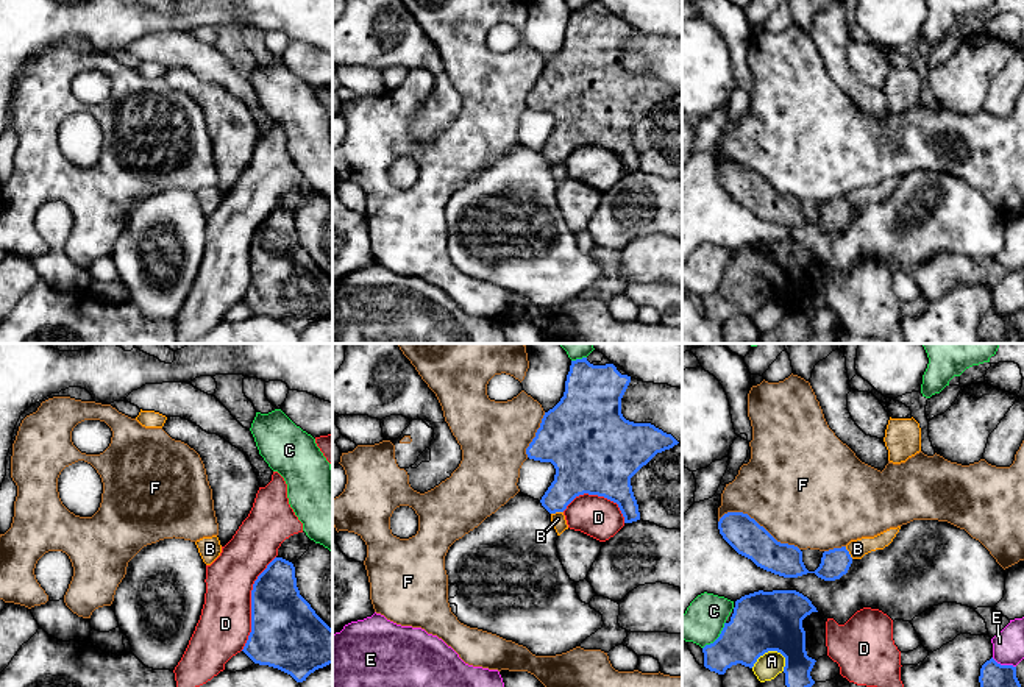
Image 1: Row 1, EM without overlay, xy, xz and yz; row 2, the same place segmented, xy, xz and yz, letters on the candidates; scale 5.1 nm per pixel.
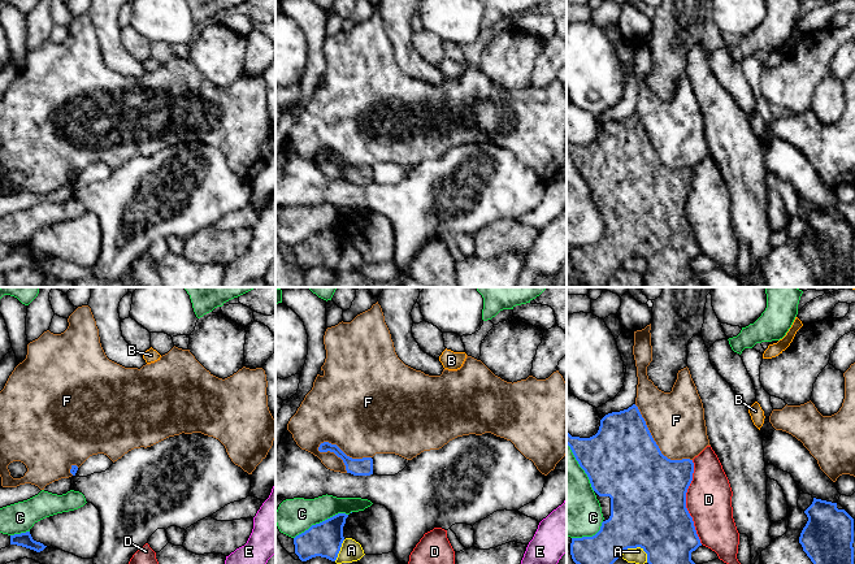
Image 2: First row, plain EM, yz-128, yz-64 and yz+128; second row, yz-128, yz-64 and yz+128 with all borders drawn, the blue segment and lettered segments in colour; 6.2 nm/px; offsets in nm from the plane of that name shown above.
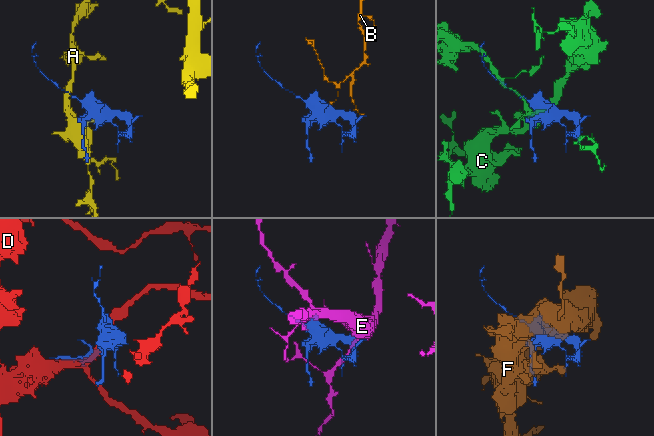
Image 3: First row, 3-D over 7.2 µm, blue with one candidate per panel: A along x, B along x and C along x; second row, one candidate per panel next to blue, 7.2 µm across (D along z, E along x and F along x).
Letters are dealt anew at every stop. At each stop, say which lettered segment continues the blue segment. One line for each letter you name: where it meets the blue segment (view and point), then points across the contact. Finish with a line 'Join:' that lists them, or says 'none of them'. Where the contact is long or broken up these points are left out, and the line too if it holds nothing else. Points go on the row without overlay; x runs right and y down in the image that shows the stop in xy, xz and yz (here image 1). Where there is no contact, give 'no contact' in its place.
Join: none of them

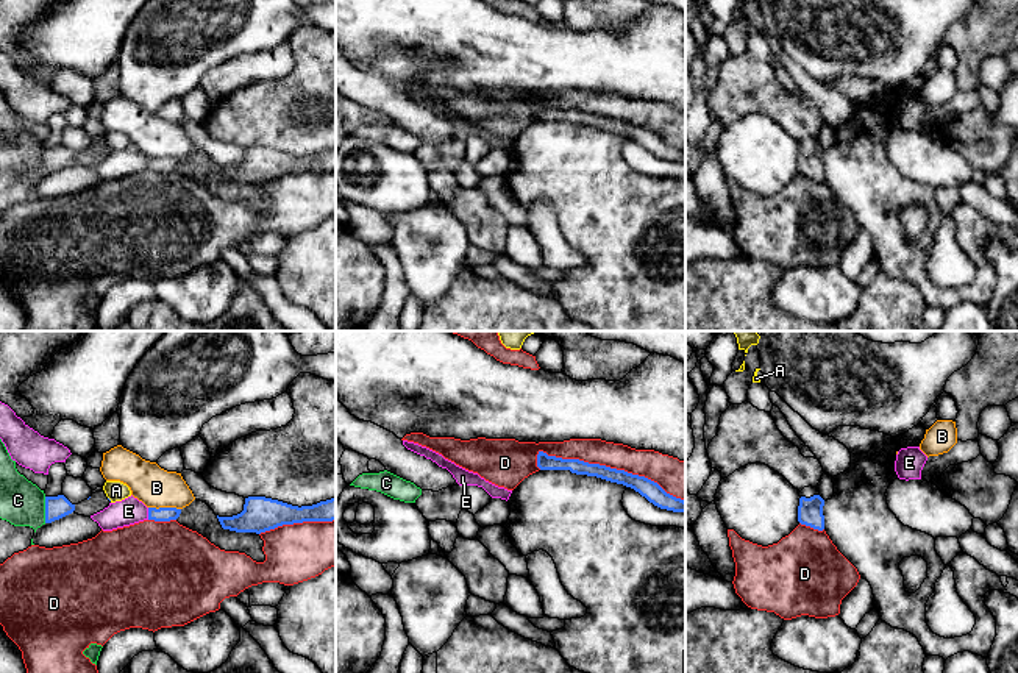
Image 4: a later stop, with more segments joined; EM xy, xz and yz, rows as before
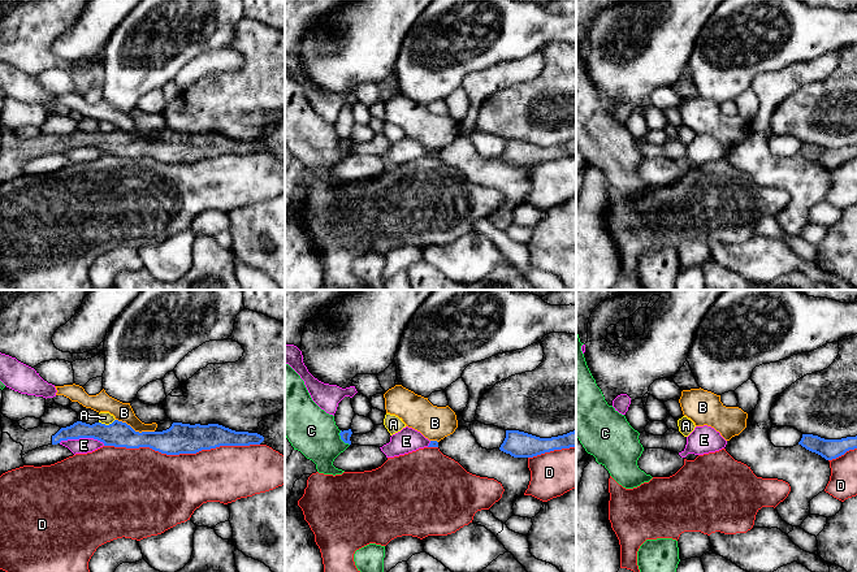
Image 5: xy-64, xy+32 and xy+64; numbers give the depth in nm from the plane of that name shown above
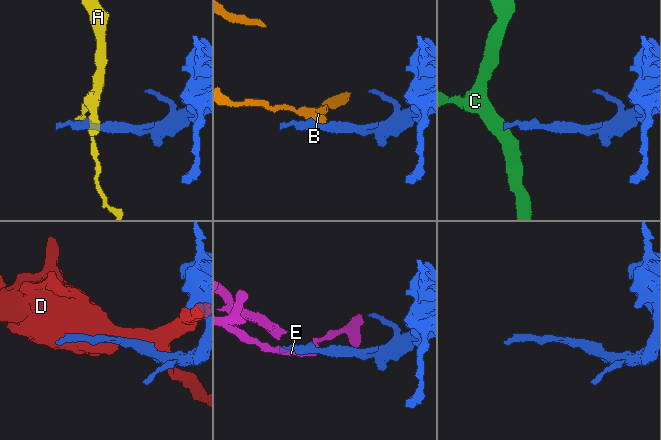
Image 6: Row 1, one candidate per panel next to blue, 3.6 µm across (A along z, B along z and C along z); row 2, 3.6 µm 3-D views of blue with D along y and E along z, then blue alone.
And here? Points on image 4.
Join: none of them

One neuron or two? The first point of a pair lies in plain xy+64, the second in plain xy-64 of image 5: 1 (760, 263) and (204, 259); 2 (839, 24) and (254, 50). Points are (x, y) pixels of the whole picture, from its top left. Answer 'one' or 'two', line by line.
1: two
2: two

